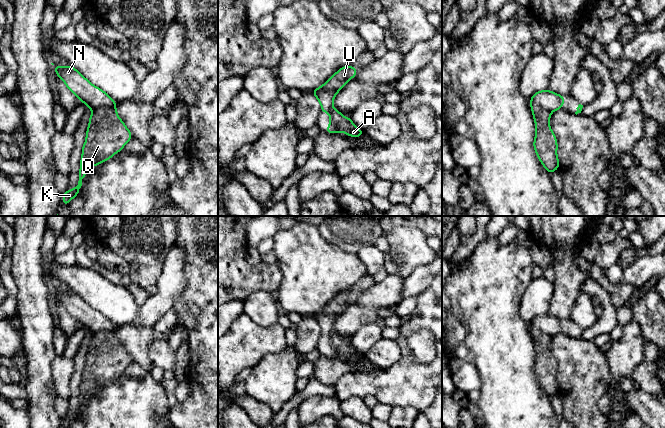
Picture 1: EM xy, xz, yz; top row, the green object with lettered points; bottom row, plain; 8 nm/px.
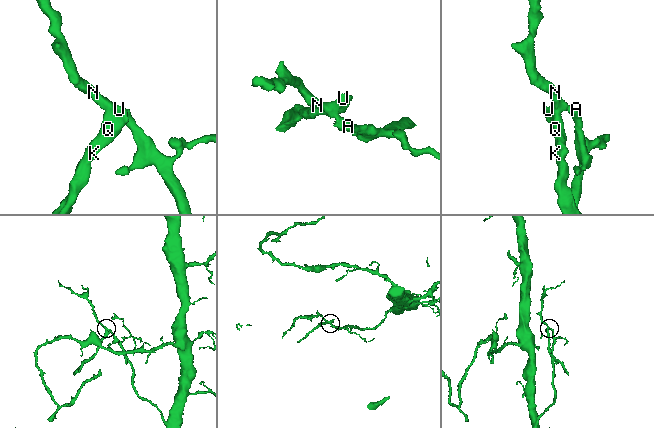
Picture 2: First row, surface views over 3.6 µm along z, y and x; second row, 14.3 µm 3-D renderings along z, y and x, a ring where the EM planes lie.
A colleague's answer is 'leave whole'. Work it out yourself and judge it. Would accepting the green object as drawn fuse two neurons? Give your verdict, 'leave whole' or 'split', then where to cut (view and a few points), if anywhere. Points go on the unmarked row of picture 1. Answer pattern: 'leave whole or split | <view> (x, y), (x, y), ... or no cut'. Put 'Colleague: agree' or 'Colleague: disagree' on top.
Colleague: disagree
split | xy (115, 327), (92, 333)

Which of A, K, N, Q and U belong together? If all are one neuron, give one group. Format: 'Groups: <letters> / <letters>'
Groups: A N / K Q U

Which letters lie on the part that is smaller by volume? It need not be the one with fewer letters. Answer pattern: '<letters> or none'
K, Q, U

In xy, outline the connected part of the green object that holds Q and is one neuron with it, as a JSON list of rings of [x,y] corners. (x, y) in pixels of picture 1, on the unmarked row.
[[[116,328],[92,333],[82,373],[78,409],[63,417],[62,428],[68,428],[79,418],[82,405],[89,392],[99,389],[119,377],[132,363],[132,358],[119,342]]]

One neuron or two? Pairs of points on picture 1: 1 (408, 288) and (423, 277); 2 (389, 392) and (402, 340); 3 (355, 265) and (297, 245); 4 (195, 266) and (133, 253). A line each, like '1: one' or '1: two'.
1: one
2: one
3: one
4: two

